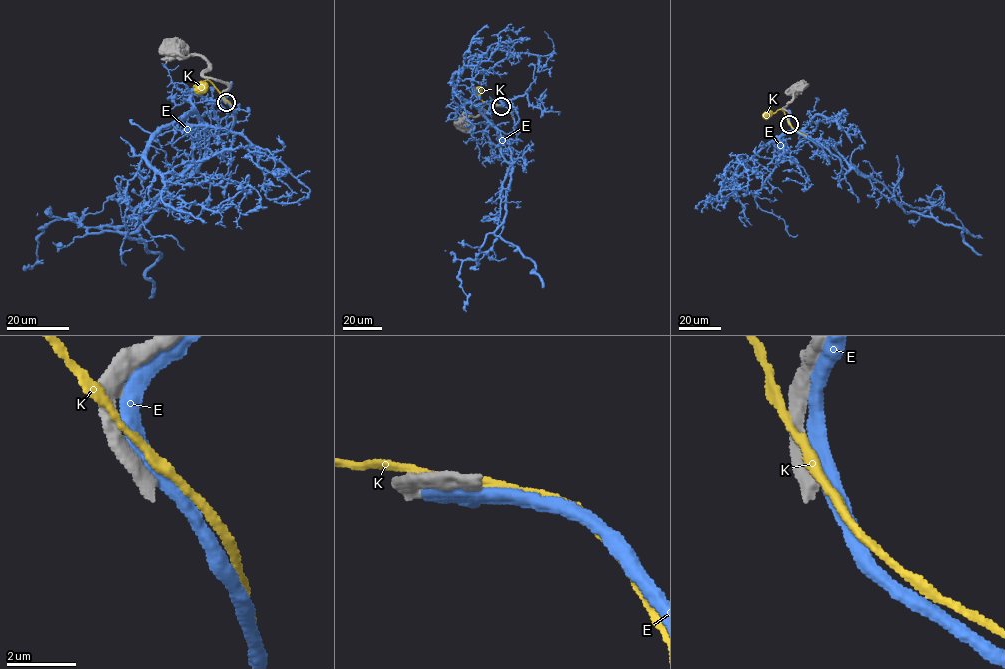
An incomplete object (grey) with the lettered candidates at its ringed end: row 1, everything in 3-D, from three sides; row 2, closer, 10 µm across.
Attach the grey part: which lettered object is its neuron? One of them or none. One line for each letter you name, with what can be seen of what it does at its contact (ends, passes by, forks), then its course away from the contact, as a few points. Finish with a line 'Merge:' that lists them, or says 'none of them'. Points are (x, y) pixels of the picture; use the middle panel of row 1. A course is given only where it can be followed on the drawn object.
Merge: none of them

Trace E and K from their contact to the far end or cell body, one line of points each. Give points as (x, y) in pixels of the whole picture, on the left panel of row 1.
E: (225, 100), (230, 131), (199, 126), (195, 162), (137, 223), (56, 219), (25, 270)
K: (223, 97), (208, 80), (203, 81), (201, 86)

